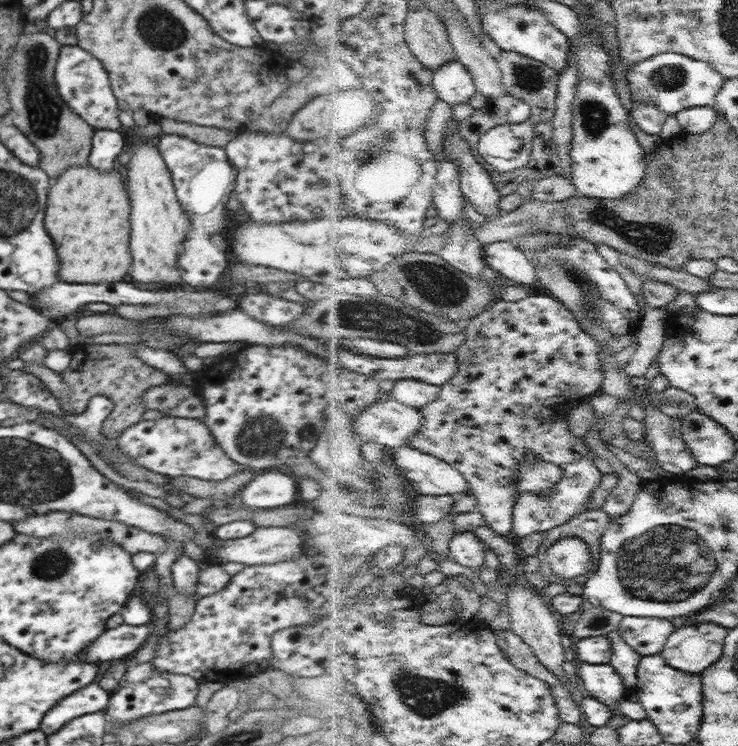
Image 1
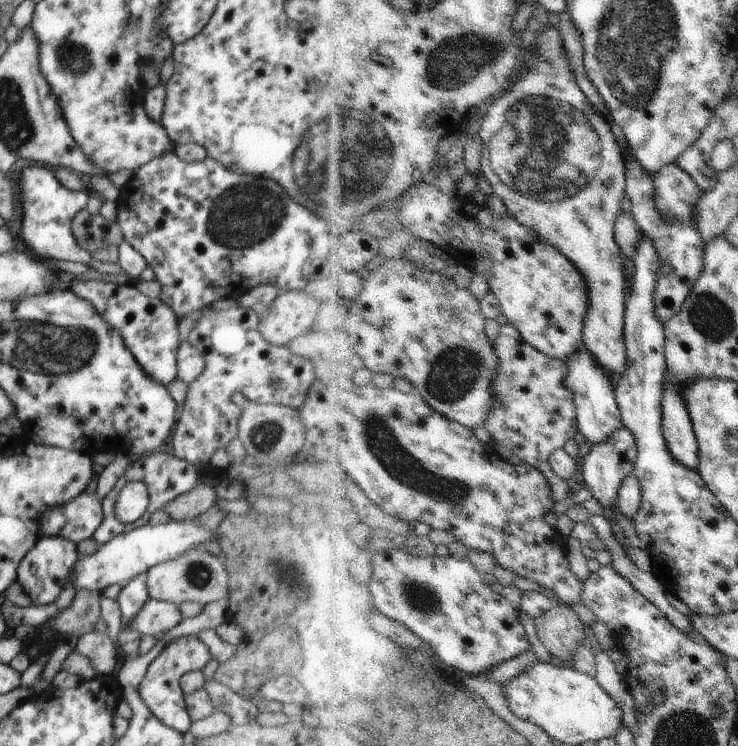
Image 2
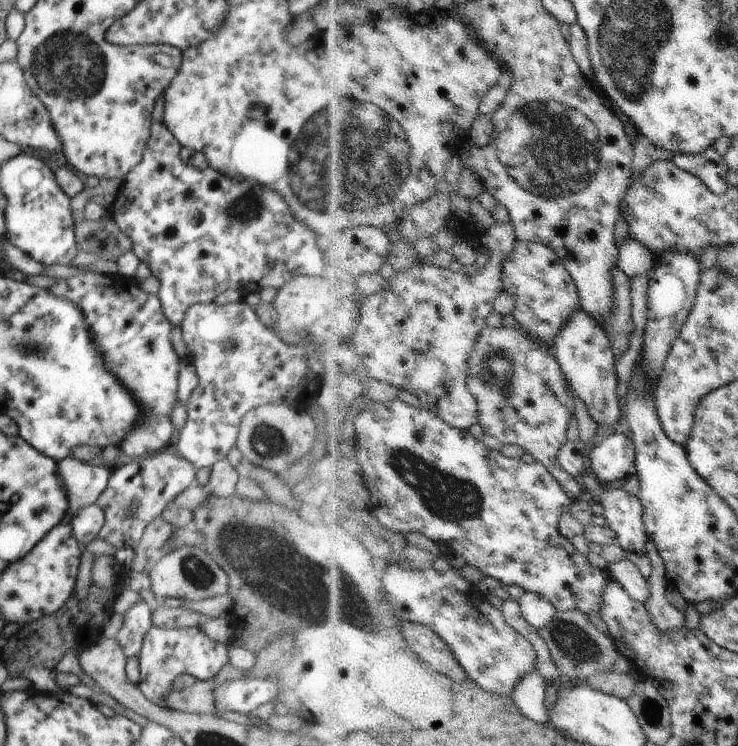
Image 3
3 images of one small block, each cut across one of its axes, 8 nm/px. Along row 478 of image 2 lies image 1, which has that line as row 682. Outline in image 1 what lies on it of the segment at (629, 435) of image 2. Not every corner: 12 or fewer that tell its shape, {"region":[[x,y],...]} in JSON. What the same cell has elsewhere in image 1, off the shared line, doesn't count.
{"region":[[580,661],[577,672],[591,696],[615,714],[610,725],[628,720],[620,708],[631,691],[612,663]]}

